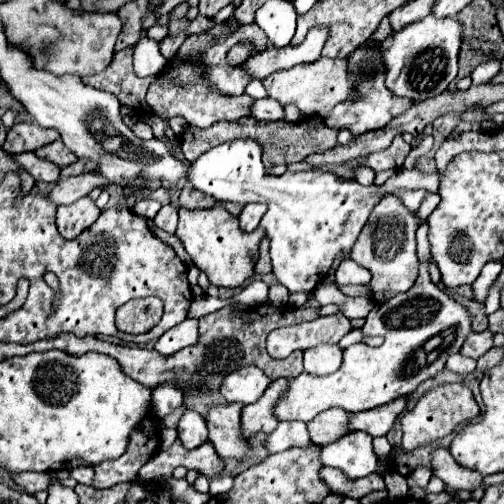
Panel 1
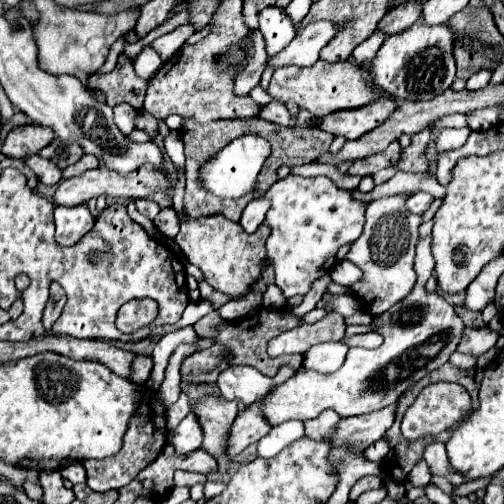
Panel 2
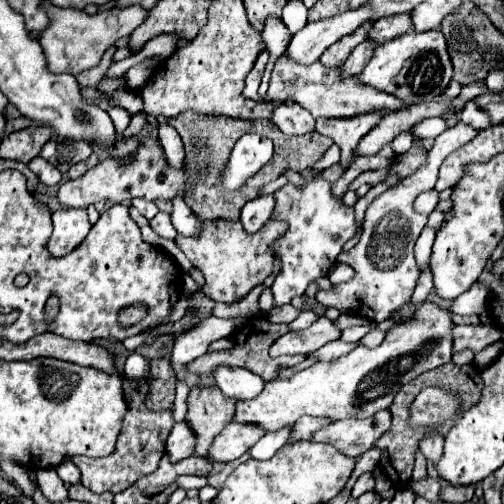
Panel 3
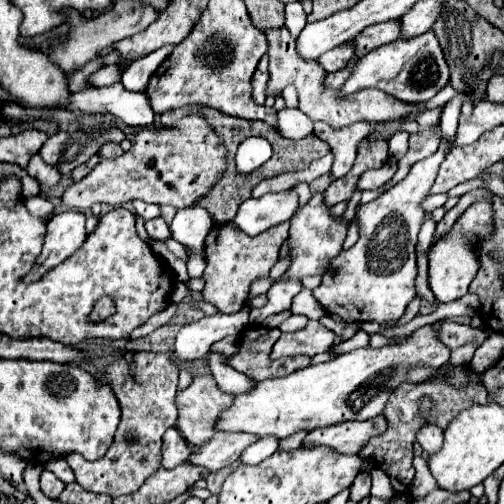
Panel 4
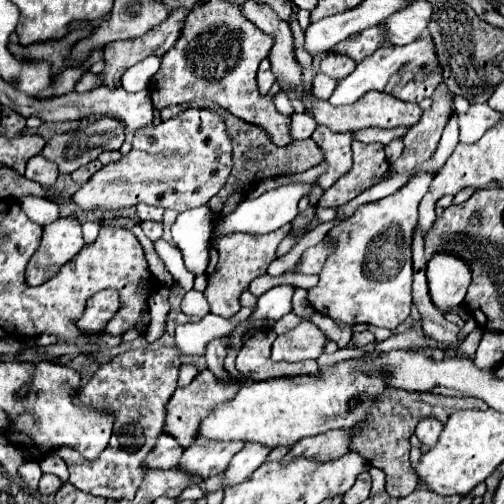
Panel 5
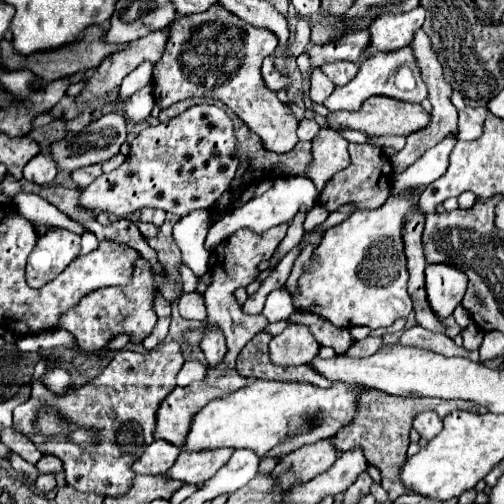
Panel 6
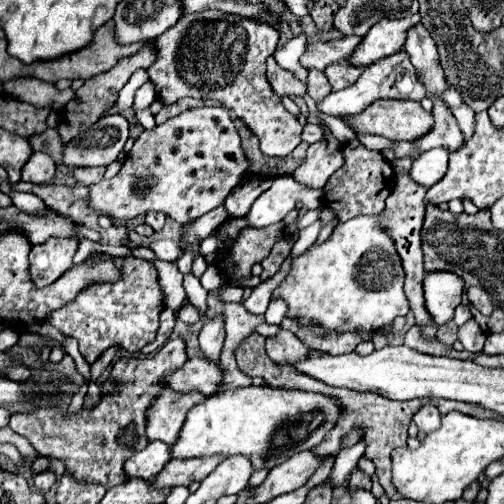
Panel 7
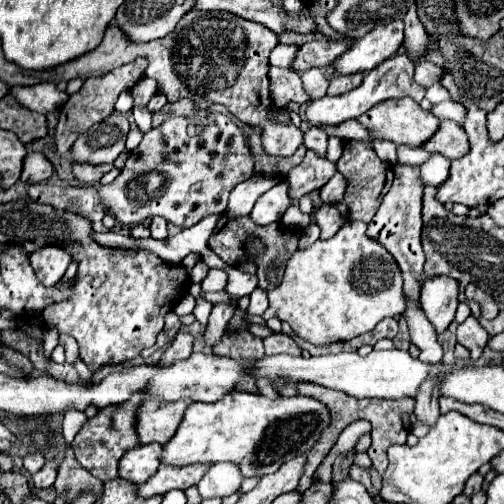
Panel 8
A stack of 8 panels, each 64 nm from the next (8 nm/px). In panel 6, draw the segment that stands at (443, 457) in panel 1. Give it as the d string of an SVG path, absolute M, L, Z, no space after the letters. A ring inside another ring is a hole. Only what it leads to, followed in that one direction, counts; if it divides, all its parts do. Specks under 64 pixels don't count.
M422 412L414 420L414 430L422 436L422 440L430 442L434 436L440 434L442 430L442 420L436 416L436 412Z

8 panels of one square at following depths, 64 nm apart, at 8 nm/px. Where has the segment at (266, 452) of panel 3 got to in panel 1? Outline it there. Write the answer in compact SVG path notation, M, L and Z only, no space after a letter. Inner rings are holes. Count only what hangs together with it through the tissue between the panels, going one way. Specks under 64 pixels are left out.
M280 422L278 428L266 440L266 448L270 450L270 454L284 452L294 446L298 448L312 446L312 440L304 422Z

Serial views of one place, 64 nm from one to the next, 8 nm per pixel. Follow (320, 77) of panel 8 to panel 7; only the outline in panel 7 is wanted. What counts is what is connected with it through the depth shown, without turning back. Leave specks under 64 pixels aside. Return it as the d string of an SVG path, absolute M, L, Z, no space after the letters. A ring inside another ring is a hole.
M310 70L308 74L308 94L314 102L326 98L332 92L332 86L328 82L328 78L324 76L324 72L320 70Z

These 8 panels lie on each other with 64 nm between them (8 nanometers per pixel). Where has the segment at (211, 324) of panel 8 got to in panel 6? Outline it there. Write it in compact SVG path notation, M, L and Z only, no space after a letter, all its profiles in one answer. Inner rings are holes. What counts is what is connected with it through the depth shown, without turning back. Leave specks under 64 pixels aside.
M220 330L216 332L208 332L200 344L206 360L208 360L208 366L216 368L224 356L226 356L226 342L224 342L224 334Z

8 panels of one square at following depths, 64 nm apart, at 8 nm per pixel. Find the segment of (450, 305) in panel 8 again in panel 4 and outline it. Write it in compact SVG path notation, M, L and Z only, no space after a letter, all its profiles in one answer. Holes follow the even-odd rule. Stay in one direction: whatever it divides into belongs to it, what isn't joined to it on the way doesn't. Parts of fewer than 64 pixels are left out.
M482 198L476 200L472 206L468 206L462 216L456 220L456 224L452 226L452 230L448 234L444 234L428 252L428 260L430 260L430 288L436 296L436 300L440 302L452 302L460 296L464 296L468 292L470 282L474 280L474 276L480 270L480 260L478 260L478 244L482 240L486 240L486 236L492 236L496 232L494 226L494 210L492 210L492 202Z

